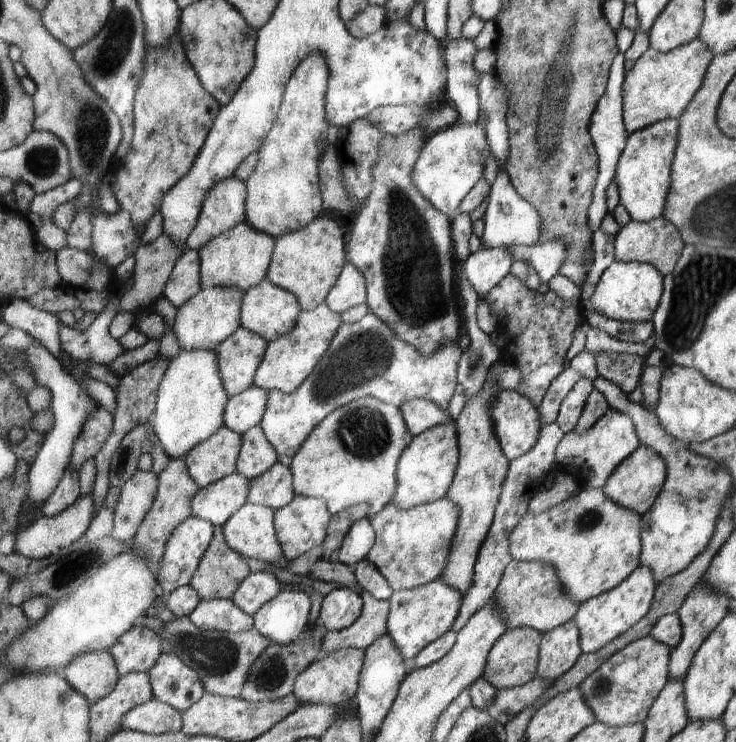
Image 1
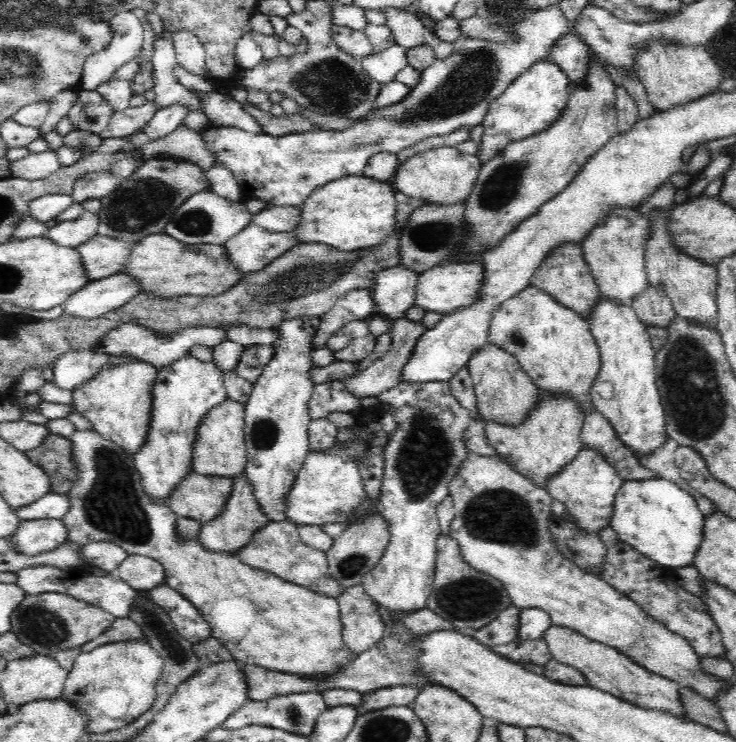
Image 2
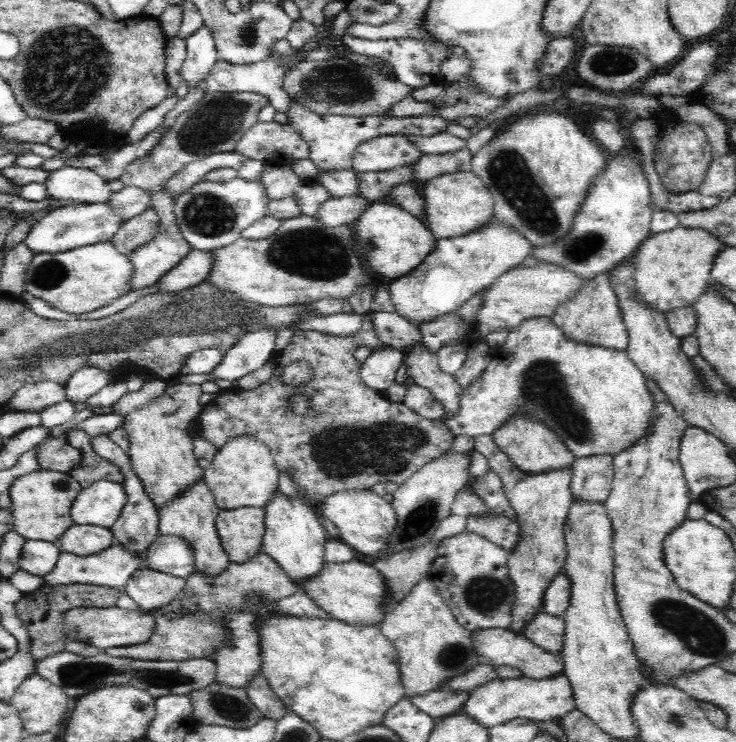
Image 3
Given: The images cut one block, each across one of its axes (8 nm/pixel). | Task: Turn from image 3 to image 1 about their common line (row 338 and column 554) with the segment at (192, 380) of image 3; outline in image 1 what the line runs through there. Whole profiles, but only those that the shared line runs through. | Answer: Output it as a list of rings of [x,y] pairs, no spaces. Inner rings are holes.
[[[548,240],[535,246],[514,246],[515,260],[527,261],[539,273],[546,284],[560,272],[565,264],[568,248],[561,240]]]

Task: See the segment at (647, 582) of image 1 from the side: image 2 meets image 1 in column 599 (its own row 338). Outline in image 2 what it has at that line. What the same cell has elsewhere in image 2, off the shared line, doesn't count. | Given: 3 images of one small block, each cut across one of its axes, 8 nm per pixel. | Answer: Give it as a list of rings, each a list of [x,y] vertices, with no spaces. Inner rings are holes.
[[[608,298],[599,300],[599,308],[587,320],[591,326],[592,334],[600,347],[603,365],[598,380],[592,385],[592,399],[596,402],[597,413],[600,413],[611,425],[617,438],[628,448],[628,452],[641,463],[652,458],[652,453],[659,451],[668,444],[668,422],[666,411],[662,403],[662,396],[657,385],[656,350],[649,337],[645,322],[642,322],[633,308],[628,305],[618,305]]]

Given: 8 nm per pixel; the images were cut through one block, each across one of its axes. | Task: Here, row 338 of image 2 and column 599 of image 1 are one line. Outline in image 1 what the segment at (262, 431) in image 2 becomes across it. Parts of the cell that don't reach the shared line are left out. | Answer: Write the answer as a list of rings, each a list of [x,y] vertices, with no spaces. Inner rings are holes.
[[[615,260],[601,275],[594,297],[589,301],[581,301],[582,312],[587,317],[593,309],[609,318],[626,323],[650,321],[659,303],[664,279],[665,277],[662,277],[649,263]]]

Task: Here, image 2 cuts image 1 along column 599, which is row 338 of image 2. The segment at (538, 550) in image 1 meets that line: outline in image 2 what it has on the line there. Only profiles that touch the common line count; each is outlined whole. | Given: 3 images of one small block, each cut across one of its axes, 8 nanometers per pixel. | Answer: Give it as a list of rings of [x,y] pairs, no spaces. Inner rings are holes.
[[[527,286],[499,305],[493,313],[488,342],[514,357],[534,384],[550,397],[569,398],[584,418],[597,412],[590,390],[599,378],[603,357],[591,326],[543,290]]]

